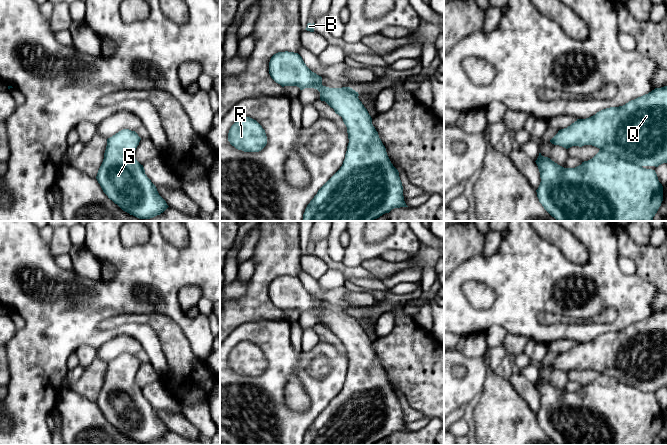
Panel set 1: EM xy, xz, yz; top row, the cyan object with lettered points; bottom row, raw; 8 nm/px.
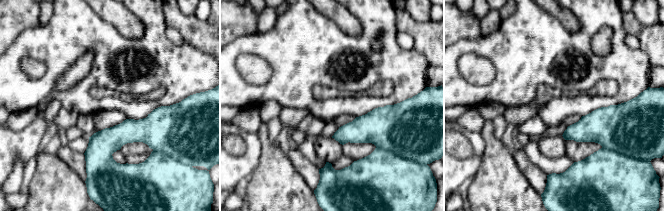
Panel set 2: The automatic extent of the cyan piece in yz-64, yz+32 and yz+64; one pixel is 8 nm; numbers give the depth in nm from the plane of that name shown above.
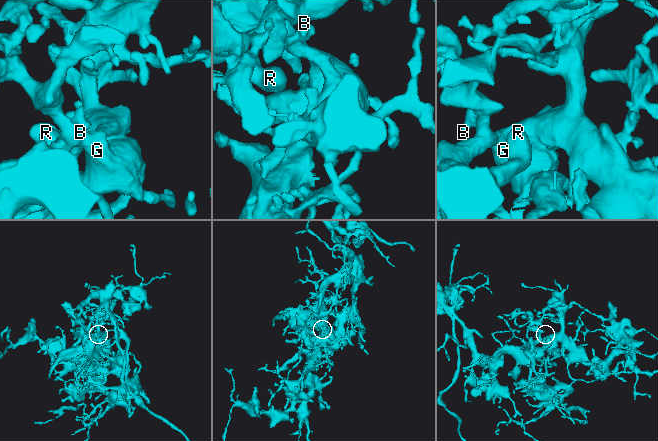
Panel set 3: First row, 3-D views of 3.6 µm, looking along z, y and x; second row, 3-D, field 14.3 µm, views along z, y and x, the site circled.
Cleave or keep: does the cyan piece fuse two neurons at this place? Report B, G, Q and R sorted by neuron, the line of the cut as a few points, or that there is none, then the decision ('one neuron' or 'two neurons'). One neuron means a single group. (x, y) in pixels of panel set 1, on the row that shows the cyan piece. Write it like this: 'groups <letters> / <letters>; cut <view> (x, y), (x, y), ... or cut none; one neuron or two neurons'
groups B G Q R; cut none; one neuron

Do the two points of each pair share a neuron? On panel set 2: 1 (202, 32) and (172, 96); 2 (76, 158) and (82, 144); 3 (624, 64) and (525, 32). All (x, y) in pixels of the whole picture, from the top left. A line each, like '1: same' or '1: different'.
1: different
2: different
3: same

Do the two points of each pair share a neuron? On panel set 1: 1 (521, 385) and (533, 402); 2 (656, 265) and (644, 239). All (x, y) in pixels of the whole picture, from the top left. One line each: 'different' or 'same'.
1: same
2: different

